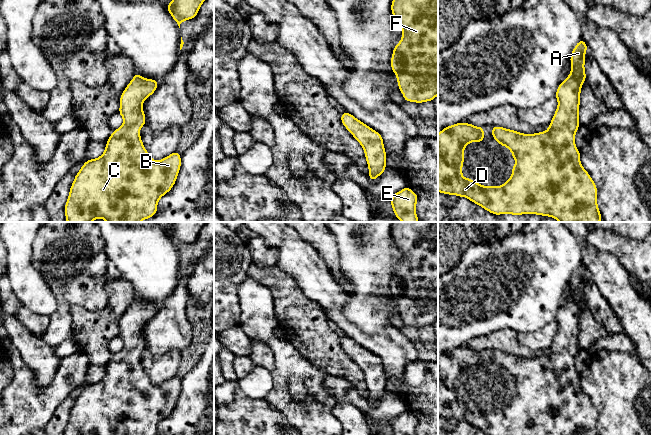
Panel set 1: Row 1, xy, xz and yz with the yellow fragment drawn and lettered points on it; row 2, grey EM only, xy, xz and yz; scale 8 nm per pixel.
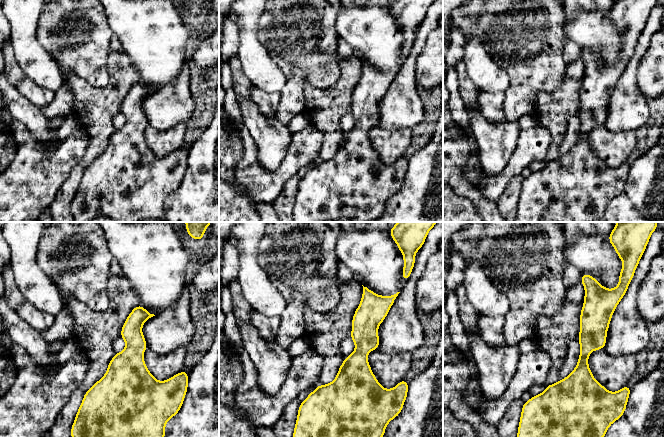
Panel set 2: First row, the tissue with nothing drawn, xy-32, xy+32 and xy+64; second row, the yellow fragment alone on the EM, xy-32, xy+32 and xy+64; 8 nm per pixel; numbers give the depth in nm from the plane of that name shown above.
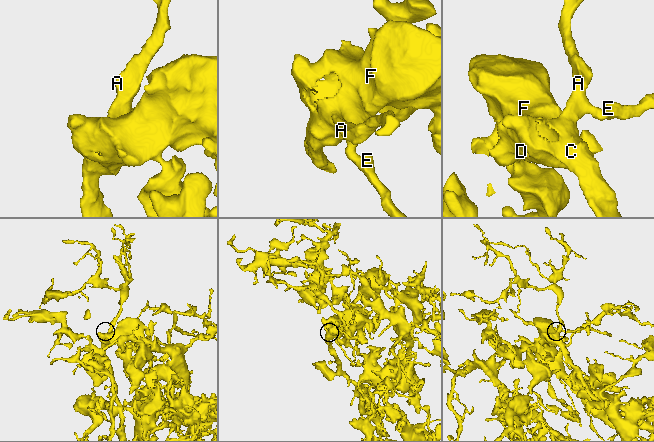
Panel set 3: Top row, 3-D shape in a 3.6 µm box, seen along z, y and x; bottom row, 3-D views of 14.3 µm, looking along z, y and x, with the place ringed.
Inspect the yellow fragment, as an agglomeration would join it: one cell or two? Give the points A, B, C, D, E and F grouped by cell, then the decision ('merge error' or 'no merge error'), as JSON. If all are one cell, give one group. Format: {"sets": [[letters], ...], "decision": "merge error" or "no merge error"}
{"sets": [["A", "B", "C", "D", "E", "F"]], "decision": "no merge error"}

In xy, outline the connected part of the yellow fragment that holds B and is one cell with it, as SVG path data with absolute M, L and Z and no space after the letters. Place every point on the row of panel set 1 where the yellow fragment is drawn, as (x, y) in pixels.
M135 72L134 78L126 86L120 97L118 114L123 117L123 125L113 130L106 142L104 153L97 159L87 160L75 175L64 207L67 222L91 222L98 218L107 222L141 222L157 213L159 199L172 189L181 167L181 155L177 151L161 161L155 161L150 157L141 140L139 129L146 125L142 104L156 91L157 86L157 80L142 78Z

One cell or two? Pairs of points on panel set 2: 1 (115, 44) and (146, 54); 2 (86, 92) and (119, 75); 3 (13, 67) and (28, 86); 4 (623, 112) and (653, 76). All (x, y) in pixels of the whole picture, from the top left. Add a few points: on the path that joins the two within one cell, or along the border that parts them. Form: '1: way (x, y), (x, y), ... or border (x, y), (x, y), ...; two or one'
1: border (117, 37), (122, 50); two
2: way (94, 92), (103, 92), (111, 83); one
3: border (25, 77), (16, 87); two
4: border (637, 70), (636, 88), (638, 93), (646, 100); two

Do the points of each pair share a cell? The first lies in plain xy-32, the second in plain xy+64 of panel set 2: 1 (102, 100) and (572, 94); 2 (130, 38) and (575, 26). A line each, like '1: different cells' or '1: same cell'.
1: same cell
2: same cell

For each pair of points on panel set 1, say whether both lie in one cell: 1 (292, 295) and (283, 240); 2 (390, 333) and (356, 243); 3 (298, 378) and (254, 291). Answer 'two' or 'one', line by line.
1: two
2: two
3: one

